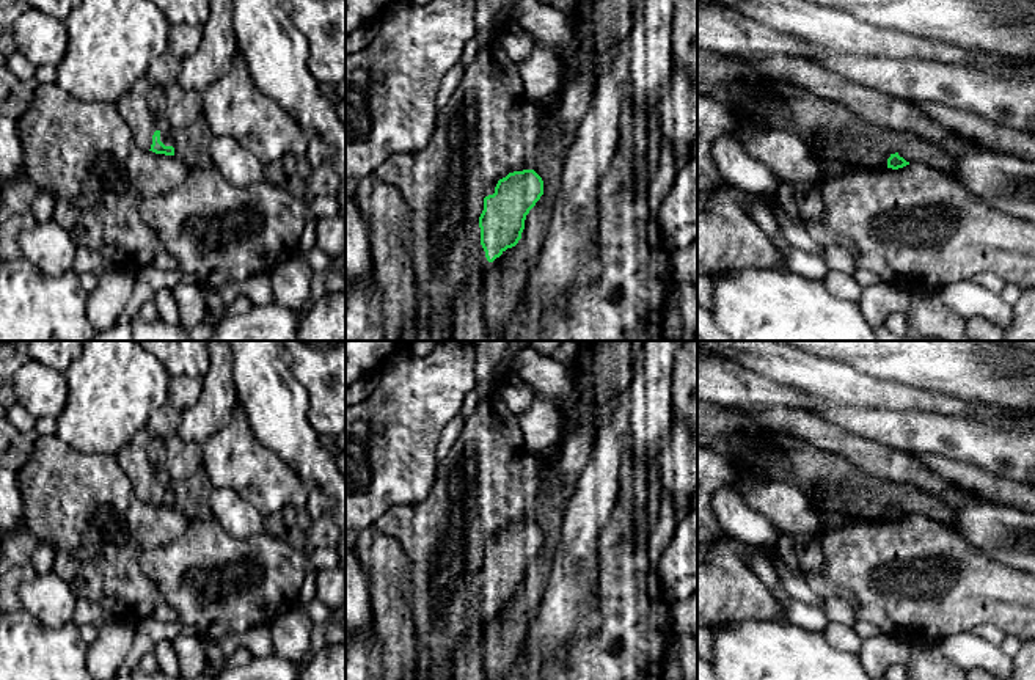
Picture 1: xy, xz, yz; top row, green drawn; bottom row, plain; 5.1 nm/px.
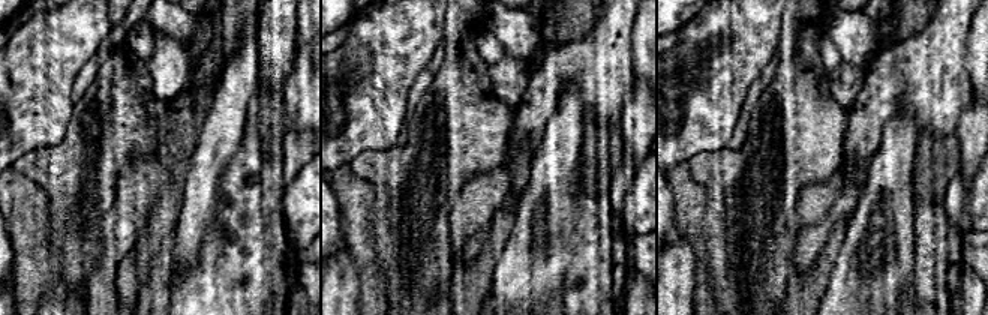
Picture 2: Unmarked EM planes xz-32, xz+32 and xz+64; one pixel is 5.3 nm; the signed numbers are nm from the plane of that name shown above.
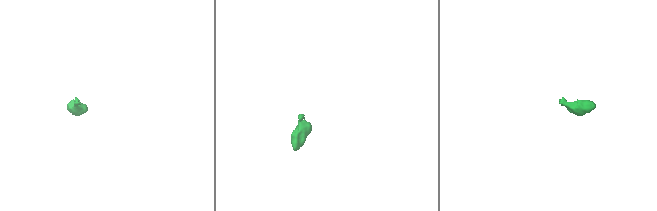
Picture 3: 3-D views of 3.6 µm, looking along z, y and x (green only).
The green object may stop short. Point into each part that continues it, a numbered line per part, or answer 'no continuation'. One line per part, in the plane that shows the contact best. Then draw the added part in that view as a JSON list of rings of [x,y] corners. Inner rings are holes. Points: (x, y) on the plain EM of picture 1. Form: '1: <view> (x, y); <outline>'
1: xy (134, 460); [[[140,429],[133,438],[116,454],[119,466],[130,479],[135,498],[143,503],[151,501],[152,487],[155,482],[160,484],[160,493],[165,498],[173,498],[166,479],[148,457],[148,446],[151,440],[152,438],[148,430]]]

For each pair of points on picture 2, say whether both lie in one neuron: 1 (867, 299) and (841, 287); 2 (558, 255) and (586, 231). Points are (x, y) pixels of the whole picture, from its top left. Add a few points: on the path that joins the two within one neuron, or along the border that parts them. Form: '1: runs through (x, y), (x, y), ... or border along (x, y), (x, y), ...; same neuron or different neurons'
1: runs through (861, 293), (856, 288), (847, 287); same neuron
2: border along (573, 210), (571, 264), (562, 279); different neurons

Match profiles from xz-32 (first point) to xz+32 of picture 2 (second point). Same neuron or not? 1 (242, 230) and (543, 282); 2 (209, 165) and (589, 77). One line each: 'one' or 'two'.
1: two
2: two

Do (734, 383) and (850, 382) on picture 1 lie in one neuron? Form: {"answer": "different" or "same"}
{"answer": "same"}

